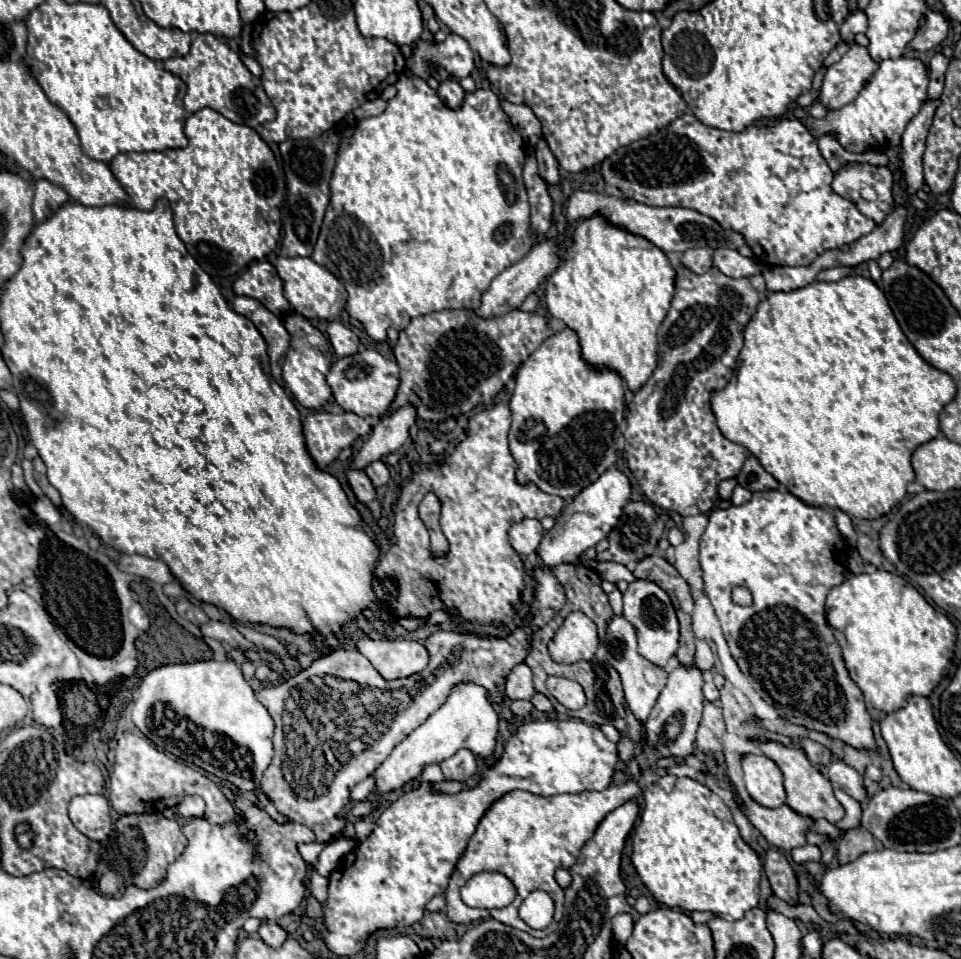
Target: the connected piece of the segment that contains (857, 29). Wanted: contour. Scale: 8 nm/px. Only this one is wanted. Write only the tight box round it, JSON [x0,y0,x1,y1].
[840,11,868,43]

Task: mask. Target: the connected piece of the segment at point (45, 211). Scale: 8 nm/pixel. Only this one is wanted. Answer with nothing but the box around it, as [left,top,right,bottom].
[32,181,66,223]

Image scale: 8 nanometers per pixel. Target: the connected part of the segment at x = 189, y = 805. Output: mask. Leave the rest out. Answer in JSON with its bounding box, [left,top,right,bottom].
[176,797,204,817]

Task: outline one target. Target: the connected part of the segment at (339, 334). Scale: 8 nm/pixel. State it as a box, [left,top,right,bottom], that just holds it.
[328,321,360,357]

